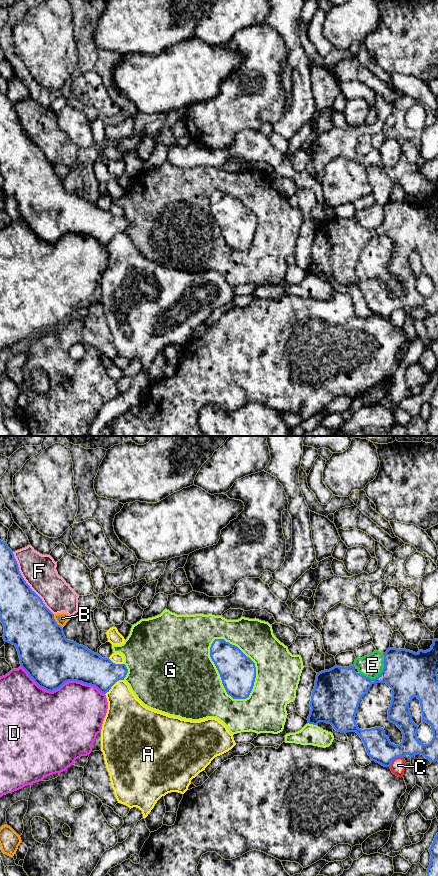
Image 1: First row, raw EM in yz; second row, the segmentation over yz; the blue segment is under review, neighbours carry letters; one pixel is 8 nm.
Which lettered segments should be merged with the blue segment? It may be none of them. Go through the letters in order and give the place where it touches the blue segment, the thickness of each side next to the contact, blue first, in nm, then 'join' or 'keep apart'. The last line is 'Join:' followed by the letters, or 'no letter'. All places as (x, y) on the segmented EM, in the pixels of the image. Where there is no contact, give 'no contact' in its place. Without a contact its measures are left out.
A: meets blue in yz at (113, 684); 260 nm thick on the blue side, 300 nm on the other; keep apart
B: meets blue in yz at (55, 621); 400 nm thick on the blue side, 100 nm on the other; keep apart
C: meets blue in yz at (395, 757); 200 nm thick on the blue side, 120 nm on the other; keep apart
D: meets blue in yz at (62, 684); 420 nm thick on the blue side, 480 nm on the other; keep apart
E: meets blue in yz at (380, 673); 360 nm thick on the blue side, 180 nm on the other; keep apart
F: meets blue in yz at (26, 583); 380 nm thick on the blue side, 280 nm on the other; keep apart
G: meets blue in yz at (220, 676); 280 nm thick on the blue side, 500 nm on the other; keep apart
Join: no letter

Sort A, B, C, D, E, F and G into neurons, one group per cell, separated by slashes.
A / B / C / D / E / F / G

